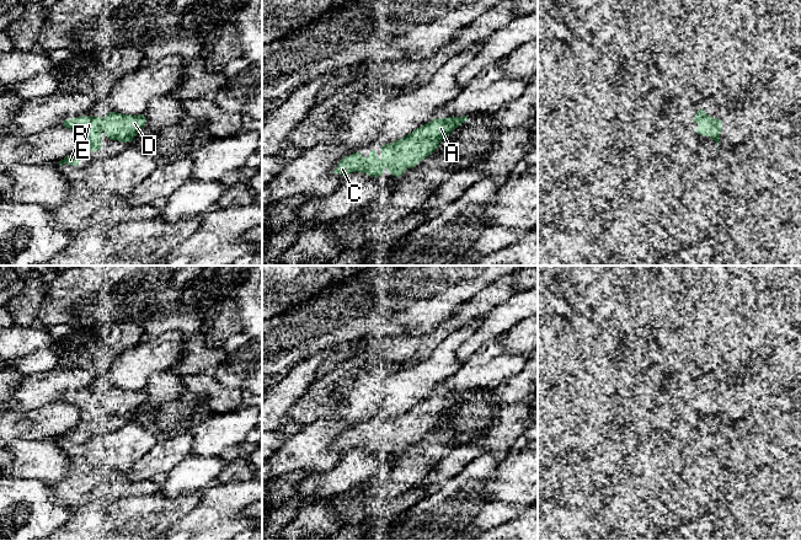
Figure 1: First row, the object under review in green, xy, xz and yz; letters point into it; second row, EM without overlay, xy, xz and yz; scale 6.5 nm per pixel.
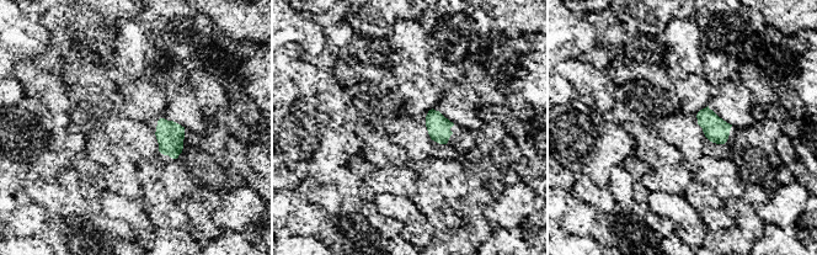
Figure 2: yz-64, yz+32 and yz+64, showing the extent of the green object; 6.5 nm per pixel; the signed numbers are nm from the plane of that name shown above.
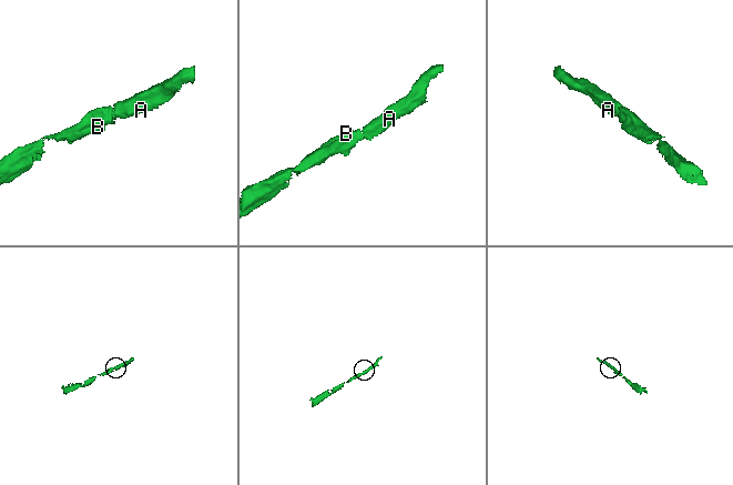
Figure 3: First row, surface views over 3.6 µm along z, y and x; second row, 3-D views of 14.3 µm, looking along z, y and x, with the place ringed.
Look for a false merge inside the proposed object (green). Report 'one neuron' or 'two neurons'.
one neuron

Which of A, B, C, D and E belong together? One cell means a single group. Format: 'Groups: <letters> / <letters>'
Groups: A B C D E

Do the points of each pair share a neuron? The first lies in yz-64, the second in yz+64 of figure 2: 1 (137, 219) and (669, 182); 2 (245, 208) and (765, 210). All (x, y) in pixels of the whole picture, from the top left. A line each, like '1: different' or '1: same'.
1: different
2: same

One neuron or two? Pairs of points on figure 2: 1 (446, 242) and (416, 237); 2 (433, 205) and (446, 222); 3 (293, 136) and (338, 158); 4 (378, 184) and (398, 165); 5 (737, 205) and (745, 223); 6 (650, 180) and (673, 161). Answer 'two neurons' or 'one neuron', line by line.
1: two neurons
2: one neuron
3: one neuron
4: one neuron
5: one neuron
6: one neuron

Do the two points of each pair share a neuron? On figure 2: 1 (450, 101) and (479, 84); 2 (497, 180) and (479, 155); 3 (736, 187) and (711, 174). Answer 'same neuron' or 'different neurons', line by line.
1: different neurons
2: same neuron
3: same neuron

